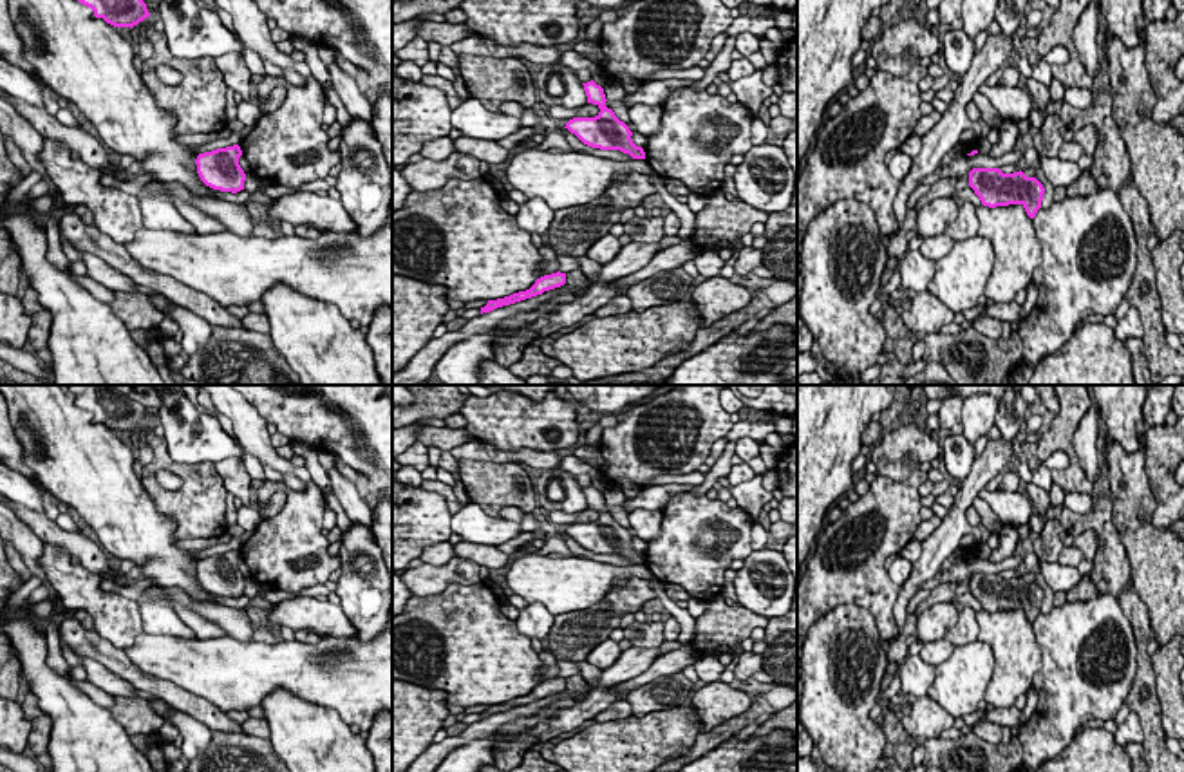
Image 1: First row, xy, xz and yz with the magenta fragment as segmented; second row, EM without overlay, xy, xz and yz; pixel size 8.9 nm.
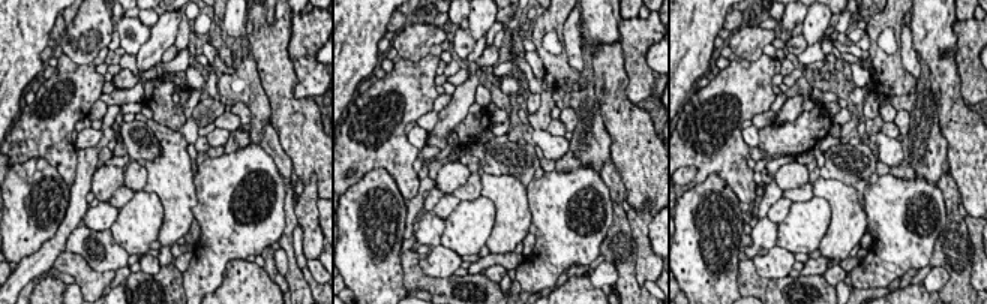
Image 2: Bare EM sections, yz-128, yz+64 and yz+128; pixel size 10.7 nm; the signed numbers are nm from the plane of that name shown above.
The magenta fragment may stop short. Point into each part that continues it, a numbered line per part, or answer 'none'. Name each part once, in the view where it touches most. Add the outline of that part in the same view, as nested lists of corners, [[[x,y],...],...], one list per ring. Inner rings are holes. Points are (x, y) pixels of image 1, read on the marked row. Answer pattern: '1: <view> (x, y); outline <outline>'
none

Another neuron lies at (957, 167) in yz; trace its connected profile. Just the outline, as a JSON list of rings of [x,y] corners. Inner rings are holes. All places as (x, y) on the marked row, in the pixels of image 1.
[[[1009,152],[1003,157],[991,157],[989,154],[963,155],[962,159],[953,159],[947,166],[938,166],[933,174],[920,181],[920,184],[935,184],[942,177],[962,177],[973,168],[1001,168],[1005,165],[1021,165],[1023,152]]]

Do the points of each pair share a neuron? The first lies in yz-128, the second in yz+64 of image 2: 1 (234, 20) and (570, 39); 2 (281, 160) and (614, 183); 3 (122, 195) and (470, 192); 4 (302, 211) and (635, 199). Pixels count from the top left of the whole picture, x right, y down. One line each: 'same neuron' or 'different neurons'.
1: same neuron
2: same neuron
3: different neurons
4: different neurons

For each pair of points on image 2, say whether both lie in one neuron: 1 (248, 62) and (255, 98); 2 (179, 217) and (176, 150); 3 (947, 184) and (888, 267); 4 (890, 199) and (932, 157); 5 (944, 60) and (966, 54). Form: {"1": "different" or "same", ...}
{"1": "same", "2": "same", "3": "different", "4": "different", "5": "different"}

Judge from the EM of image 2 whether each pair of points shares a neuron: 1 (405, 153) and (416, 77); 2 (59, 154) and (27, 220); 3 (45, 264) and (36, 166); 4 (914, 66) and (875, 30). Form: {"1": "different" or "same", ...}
{"1": "same", "2": "different", "3": "different", "4": "different"}

